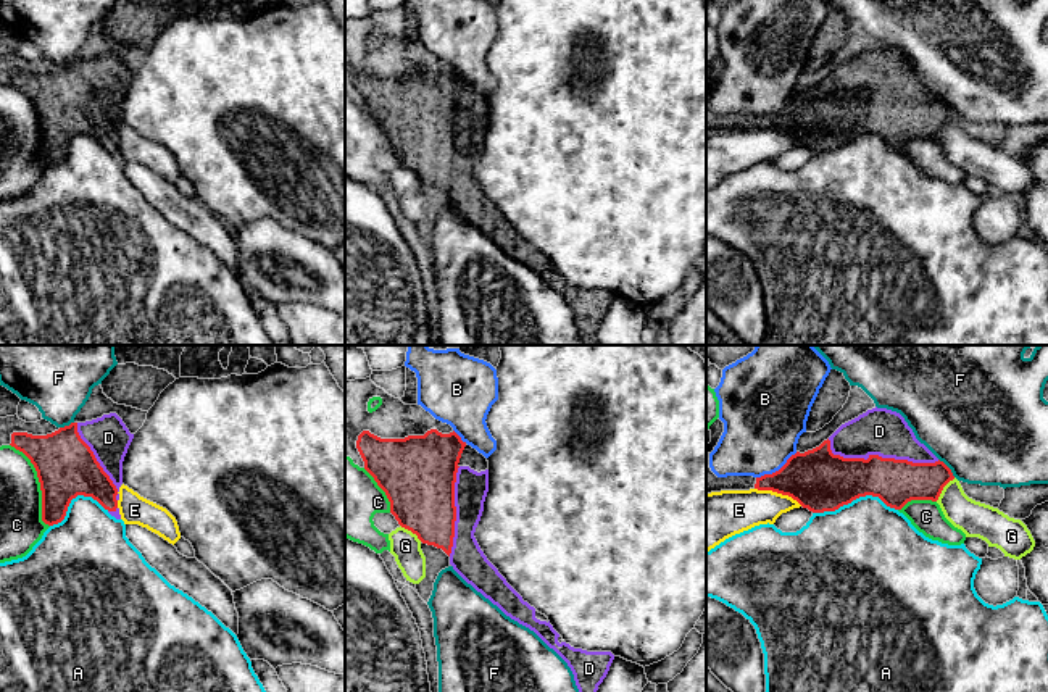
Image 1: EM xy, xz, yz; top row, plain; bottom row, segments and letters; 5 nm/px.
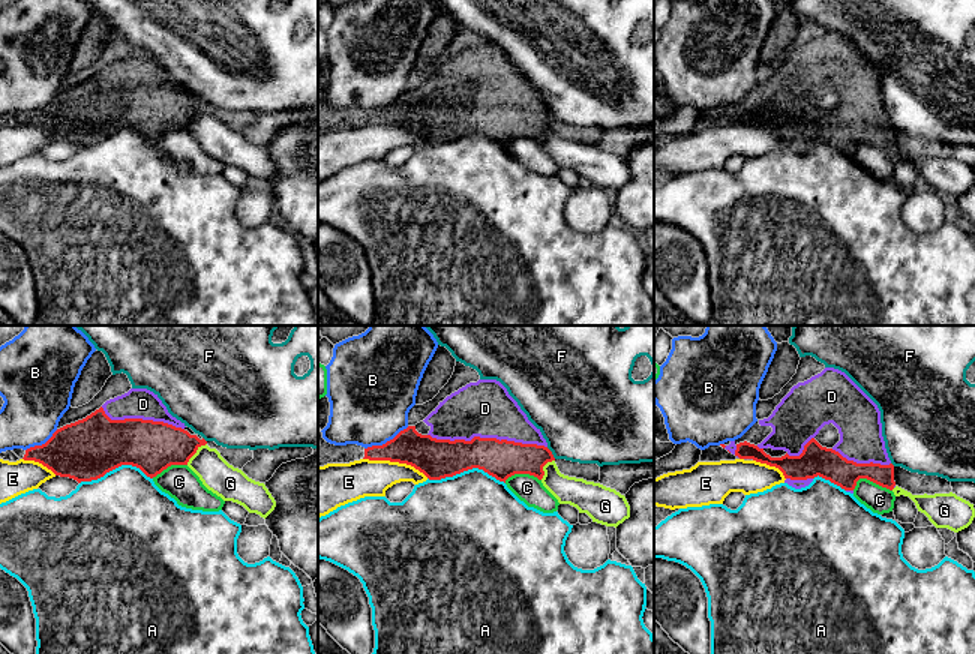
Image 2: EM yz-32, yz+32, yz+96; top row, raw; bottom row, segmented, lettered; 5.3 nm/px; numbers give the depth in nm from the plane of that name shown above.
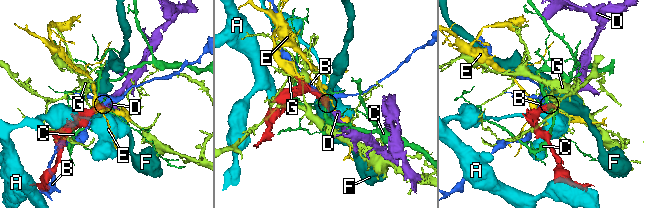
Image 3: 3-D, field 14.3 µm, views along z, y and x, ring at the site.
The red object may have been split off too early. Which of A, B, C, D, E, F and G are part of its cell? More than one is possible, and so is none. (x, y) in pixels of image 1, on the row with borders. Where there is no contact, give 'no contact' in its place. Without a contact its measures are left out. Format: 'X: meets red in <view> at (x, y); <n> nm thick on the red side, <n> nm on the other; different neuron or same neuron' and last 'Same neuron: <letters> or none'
A: meets red in yz at (855, 499); 300 nm thick on the red side, 460 nm on the other; different neuron
B: meets red in yz at (776, 471); 300 nm thick on the red side, 380 nm on the other; different neuron
C: meets red in xy at (41, 484); 300 nm thick on the red side, 220 nm on the other; different neuron
D: meets red in yz at (877, 455); 260 nm thick on the red side, 240 nm on the other; same neuron
E: meets red in yz at (779, 492); 300 nm thick on the red side, 220 nm on the other; different neuron
F: meets red in yz at (948, 468); 220 nm thick on the red side, 500 nm on the other; different neuron
G: meets red in yz at (942, 489); 220 nm thick on the red side, 180 nm on the other; different neuron
Same neuron: D

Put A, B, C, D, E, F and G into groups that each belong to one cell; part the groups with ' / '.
A / B / C / D / E / F / G

